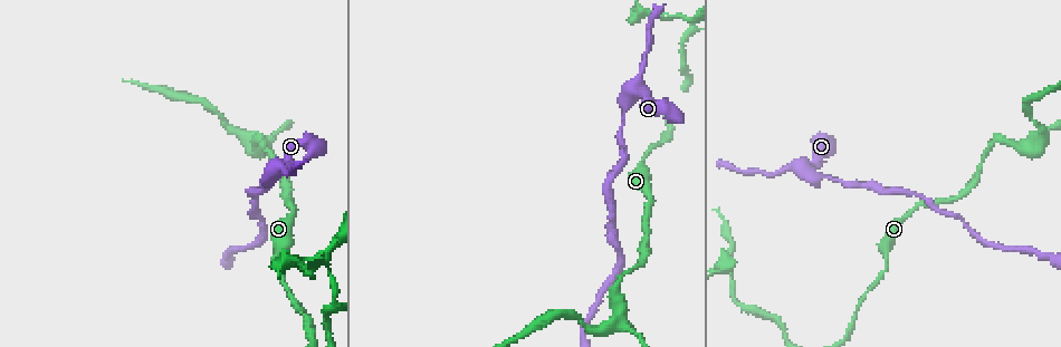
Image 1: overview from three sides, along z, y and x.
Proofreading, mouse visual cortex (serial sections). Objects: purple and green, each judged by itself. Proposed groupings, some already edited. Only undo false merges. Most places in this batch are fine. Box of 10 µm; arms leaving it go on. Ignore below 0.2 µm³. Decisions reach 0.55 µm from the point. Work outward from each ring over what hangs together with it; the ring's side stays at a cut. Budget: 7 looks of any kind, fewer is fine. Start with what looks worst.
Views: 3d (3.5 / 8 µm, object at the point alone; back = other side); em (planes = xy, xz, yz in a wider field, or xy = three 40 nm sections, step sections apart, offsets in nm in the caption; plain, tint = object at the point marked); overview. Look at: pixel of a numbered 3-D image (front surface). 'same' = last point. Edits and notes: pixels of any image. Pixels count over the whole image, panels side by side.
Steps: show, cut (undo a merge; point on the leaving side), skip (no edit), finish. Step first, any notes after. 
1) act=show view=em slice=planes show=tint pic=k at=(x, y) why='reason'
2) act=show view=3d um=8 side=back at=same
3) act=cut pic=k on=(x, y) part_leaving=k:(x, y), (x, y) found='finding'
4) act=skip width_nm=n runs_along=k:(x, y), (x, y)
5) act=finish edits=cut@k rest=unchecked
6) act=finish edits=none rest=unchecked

act=show view=3d um=3.5 pic=1 at=(806, 176) why='abrupt turn'

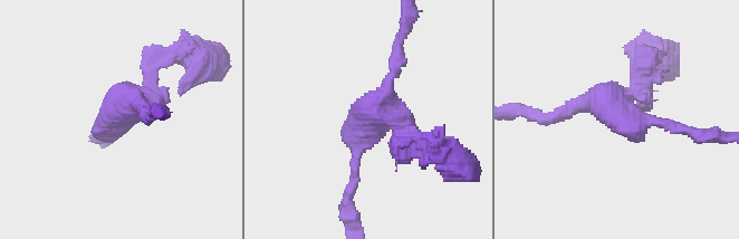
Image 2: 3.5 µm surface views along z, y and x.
act=show view=em slice=planes show=tint pic=2 at=(113, 120) why='now the EM'

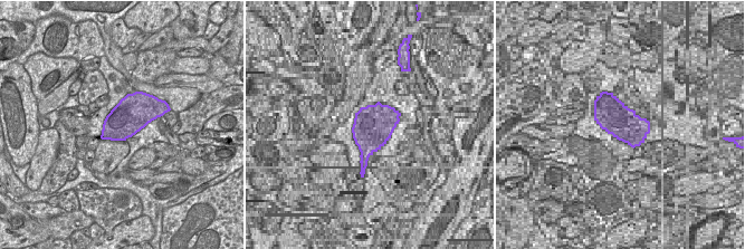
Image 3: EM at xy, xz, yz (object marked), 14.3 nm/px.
act=skip runs_along=2:(400, 142), (393, 114), (362, 128), (348, 194) found='all the same cell'

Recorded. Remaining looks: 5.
act=show view=3d um=8 pic=1 at=(886, 263) why='thin neck'

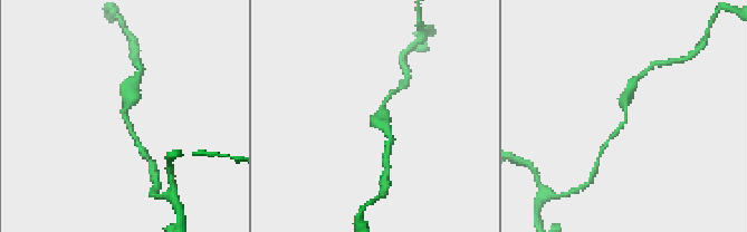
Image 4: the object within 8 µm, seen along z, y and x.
act=show view=em slice=xy step=2 show=tint at=same arm_widths_nm=150,300 why='now the EM'

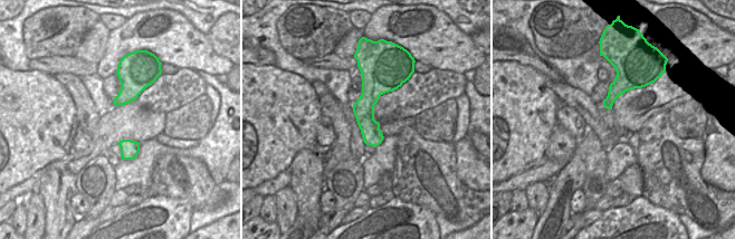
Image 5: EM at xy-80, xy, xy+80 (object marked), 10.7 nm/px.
act=skip width_nm=220 runs_along=4:(631, 85), (625, 121), (607, 142) found='continuous, no second cell'

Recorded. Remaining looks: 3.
act=show view=3d um=3.5 pic=1 at=(260, 150) why='three arms meet'

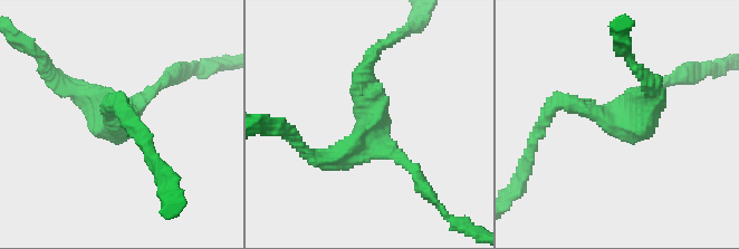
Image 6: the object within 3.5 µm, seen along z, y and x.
act=show view=em slice=xy step=1 show=tint pic=6 at=(118, 122) arms=3 arm_widths_nm=150,250,250

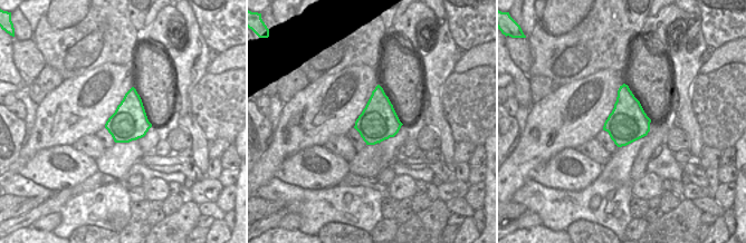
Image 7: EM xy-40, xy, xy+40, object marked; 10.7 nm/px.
act=skip runs_along=6:(363, 75), (370, 139), (312, 155) found='one cell here'

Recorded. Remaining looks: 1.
act=finish edits=none rest=unchecked

